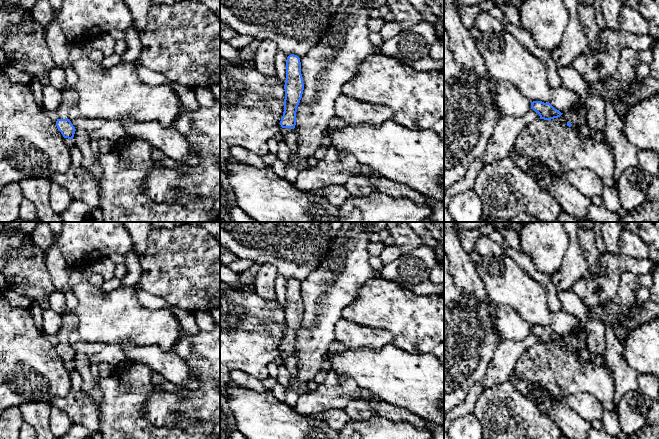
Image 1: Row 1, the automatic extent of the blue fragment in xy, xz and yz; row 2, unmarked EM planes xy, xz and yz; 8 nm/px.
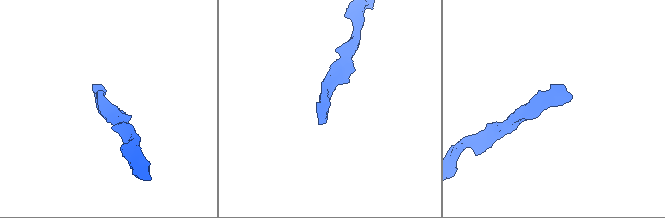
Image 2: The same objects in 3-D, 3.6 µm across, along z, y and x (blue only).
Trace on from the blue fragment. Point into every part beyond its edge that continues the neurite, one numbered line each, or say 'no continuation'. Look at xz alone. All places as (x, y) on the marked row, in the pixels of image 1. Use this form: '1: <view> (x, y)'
1: xz (284, 132)

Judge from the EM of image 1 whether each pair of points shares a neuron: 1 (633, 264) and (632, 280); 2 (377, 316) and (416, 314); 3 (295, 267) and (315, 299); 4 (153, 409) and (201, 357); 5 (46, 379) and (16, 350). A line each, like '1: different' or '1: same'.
1: different
2: same
3: different
4: same
5: same

